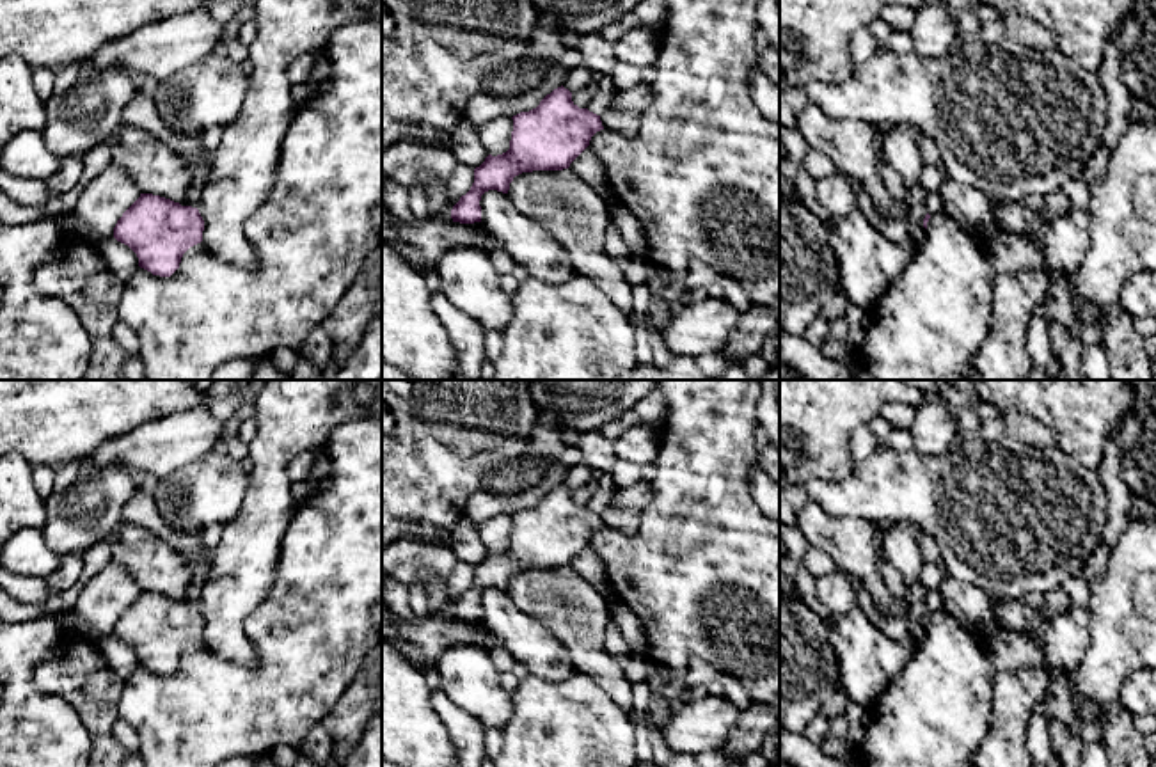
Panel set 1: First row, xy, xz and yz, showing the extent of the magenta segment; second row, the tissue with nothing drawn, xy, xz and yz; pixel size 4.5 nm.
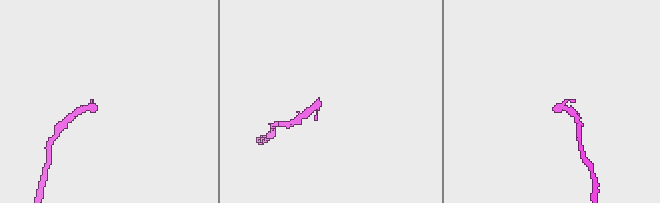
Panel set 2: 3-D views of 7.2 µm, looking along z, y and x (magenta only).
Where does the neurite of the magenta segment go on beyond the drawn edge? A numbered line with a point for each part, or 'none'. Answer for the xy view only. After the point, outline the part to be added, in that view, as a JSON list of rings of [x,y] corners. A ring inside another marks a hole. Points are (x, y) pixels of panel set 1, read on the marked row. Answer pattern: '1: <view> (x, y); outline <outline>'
none

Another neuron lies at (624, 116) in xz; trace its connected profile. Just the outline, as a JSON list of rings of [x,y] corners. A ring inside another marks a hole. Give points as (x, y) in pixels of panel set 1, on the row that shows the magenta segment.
[[[641,82],[630,89],[614,91],[613,103],[600,114],[604,130],[634,137],[643,126],[643,115],[652,103],[652,89]]]

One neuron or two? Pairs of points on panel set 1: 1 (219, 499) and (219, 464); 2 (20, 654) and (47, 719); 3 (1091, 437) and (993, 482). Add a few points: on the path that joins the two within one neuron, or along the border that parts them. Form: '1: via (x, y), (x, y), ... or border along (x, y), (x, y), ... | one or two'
1: via (219, 490), (219, 473) | one
2: via (20, 670), (20, 687), (31, 703) | one
3: border along (1057, 444), (1096, 471) | two

